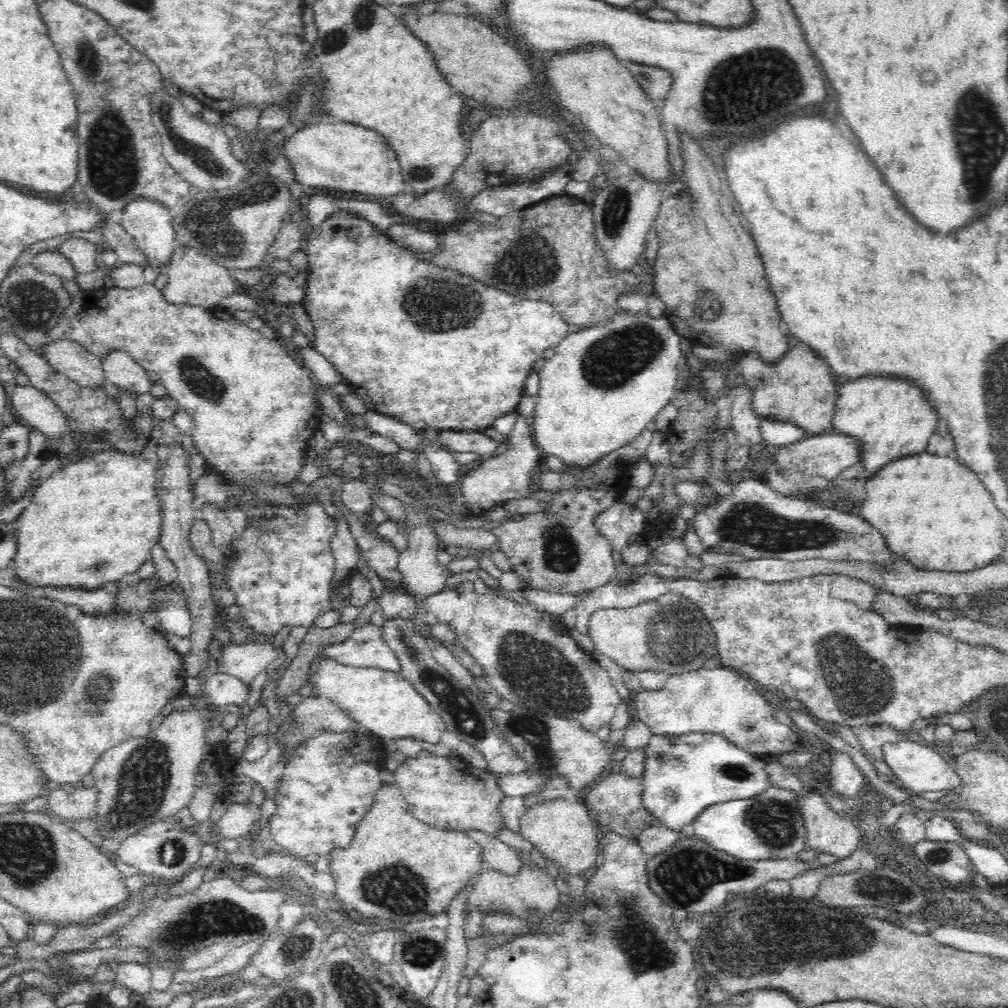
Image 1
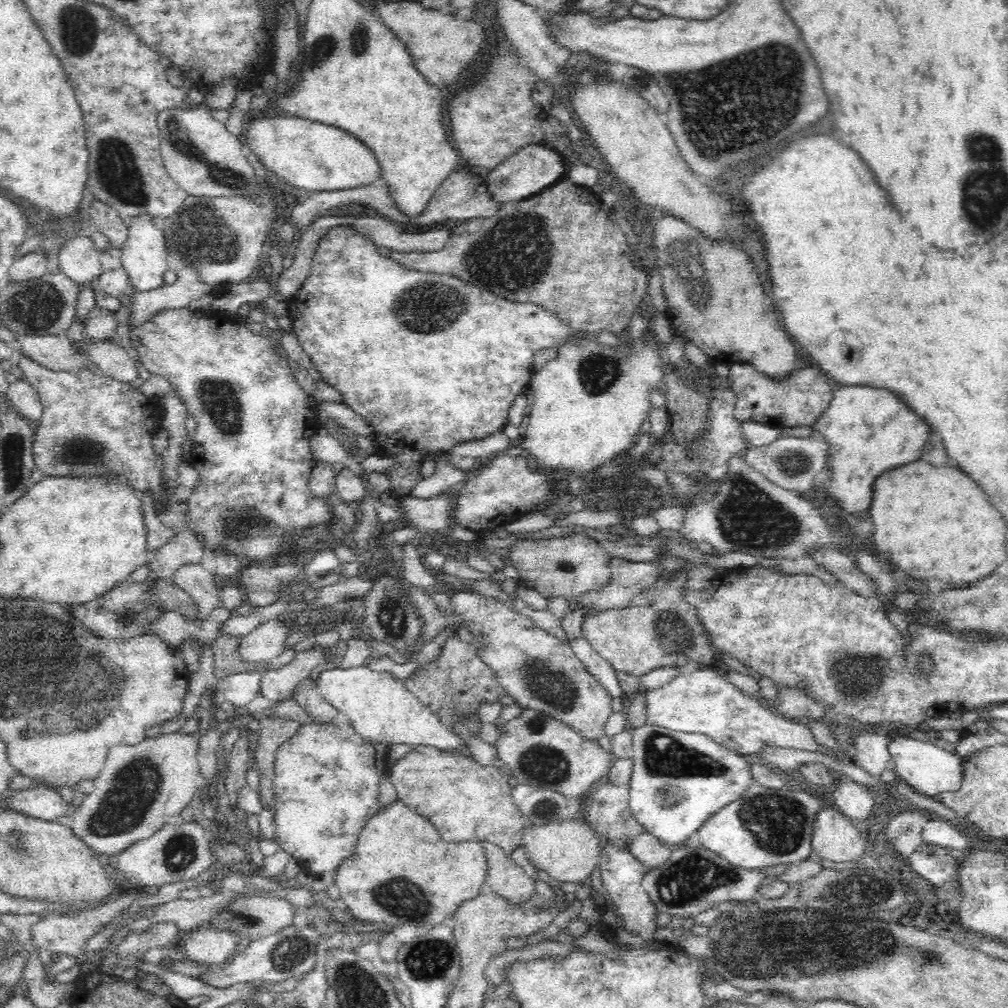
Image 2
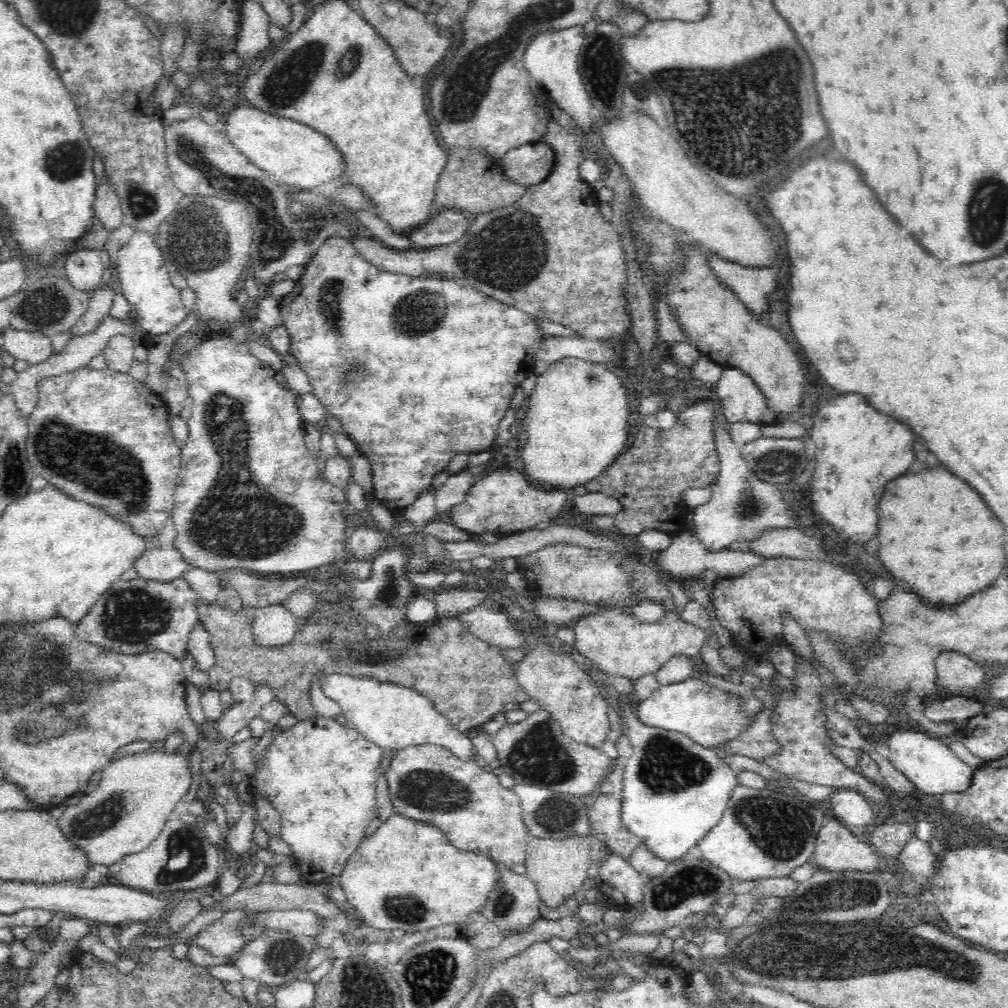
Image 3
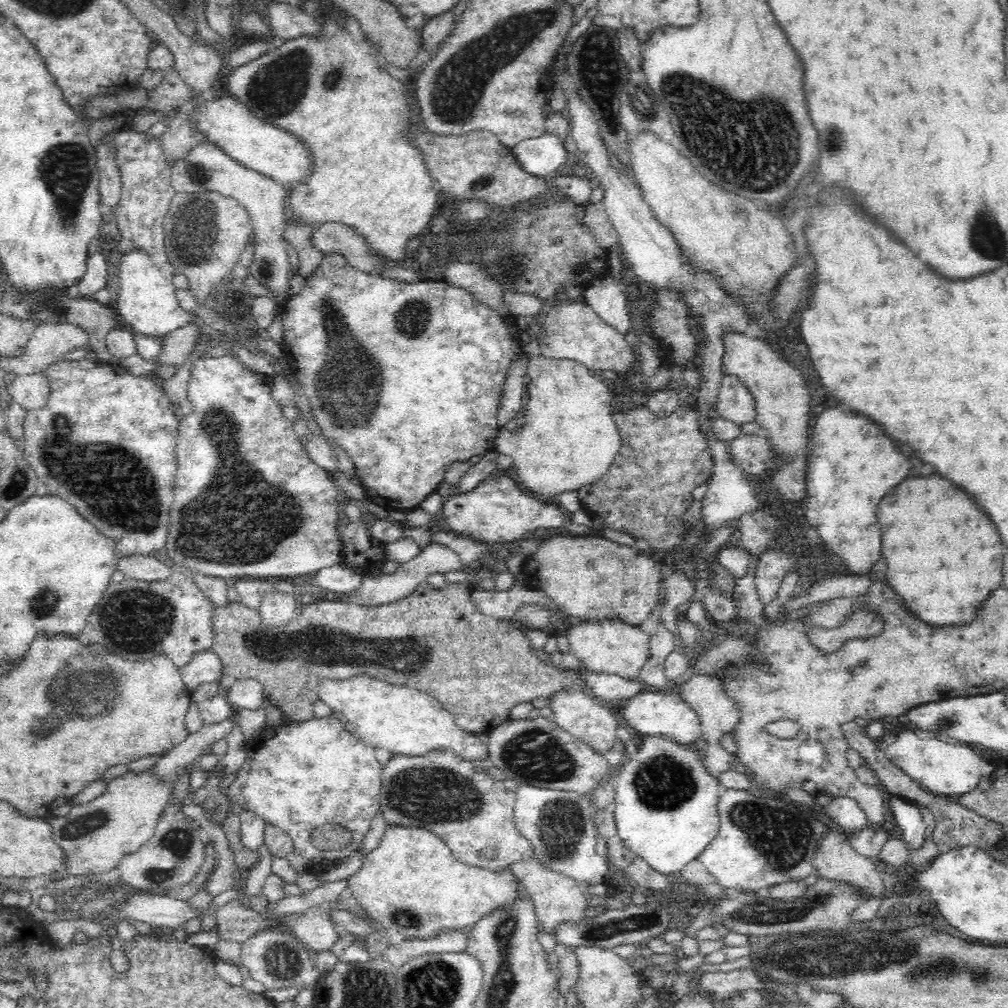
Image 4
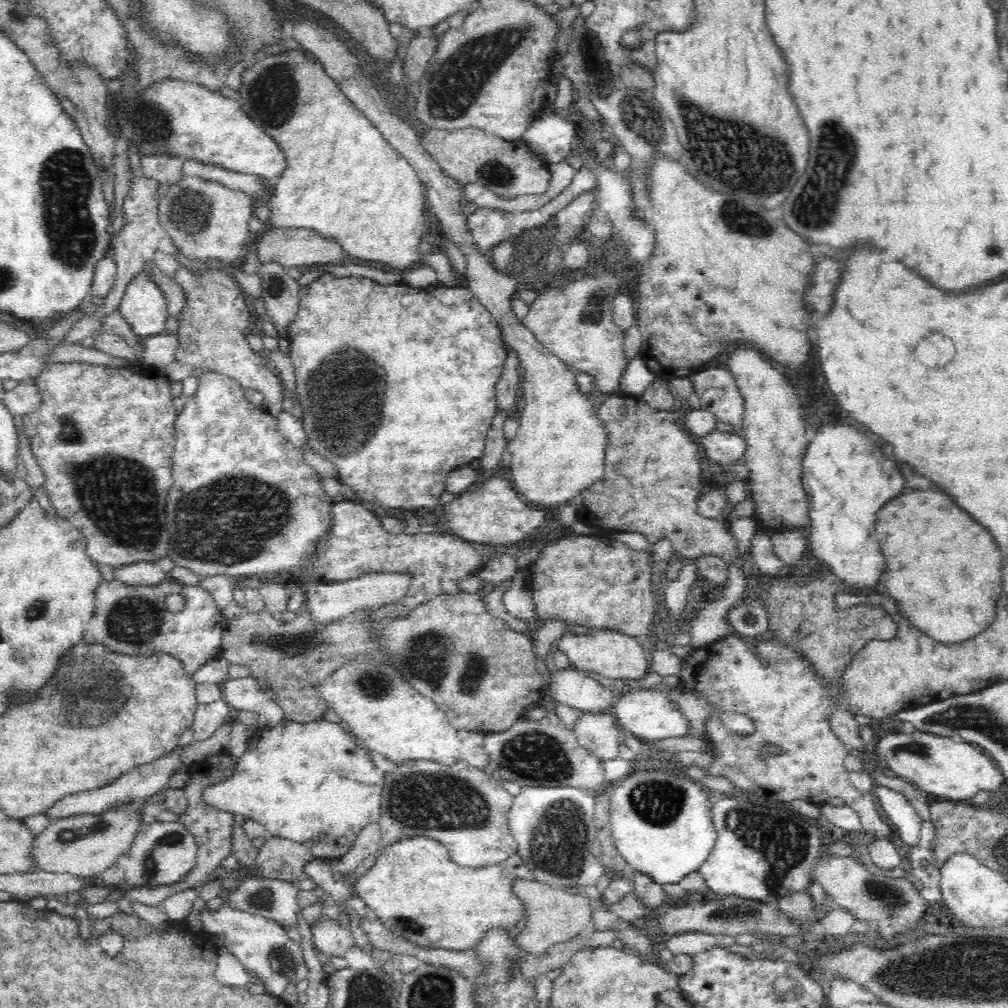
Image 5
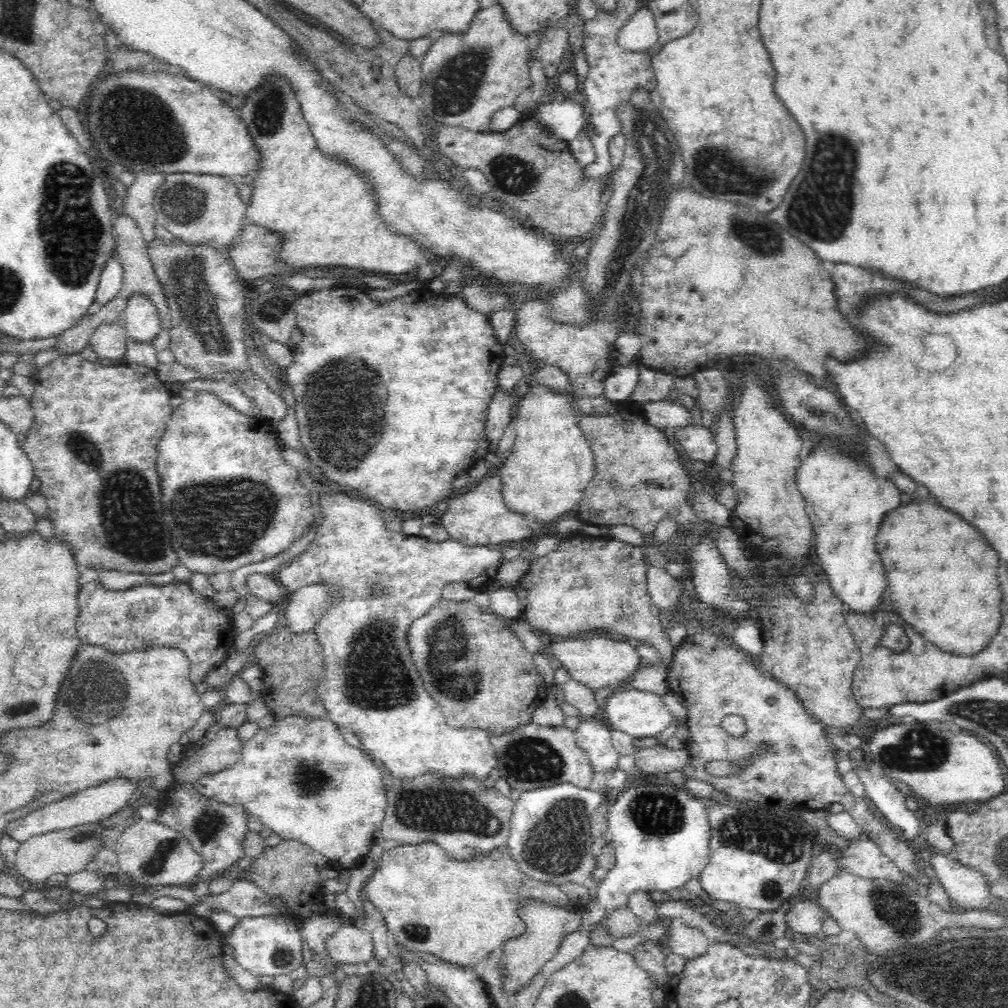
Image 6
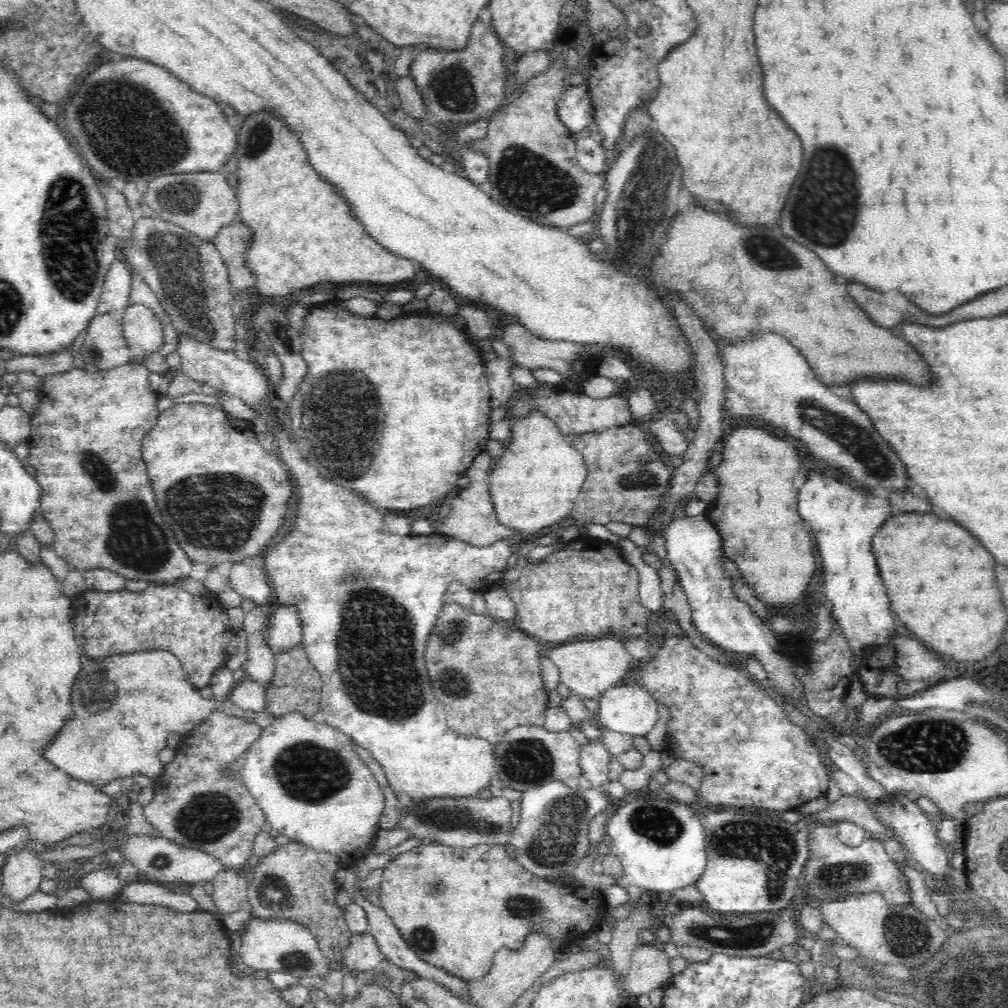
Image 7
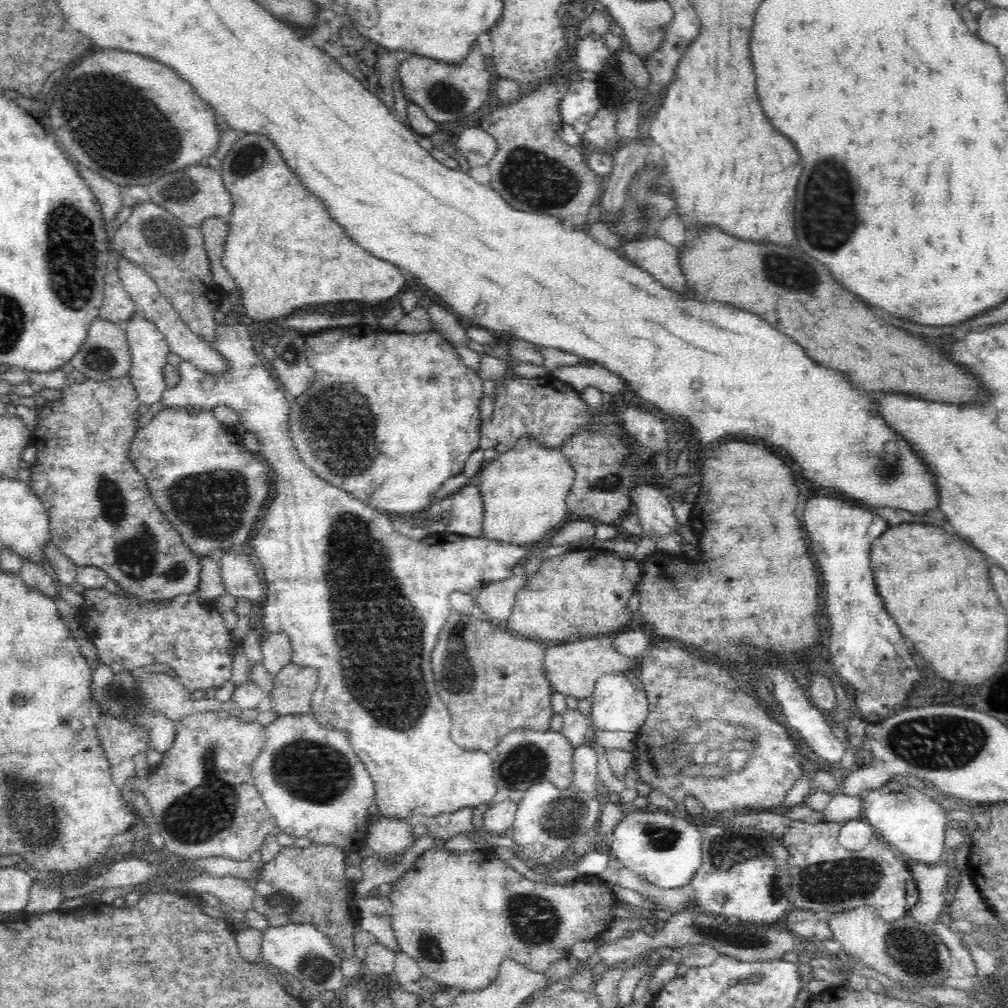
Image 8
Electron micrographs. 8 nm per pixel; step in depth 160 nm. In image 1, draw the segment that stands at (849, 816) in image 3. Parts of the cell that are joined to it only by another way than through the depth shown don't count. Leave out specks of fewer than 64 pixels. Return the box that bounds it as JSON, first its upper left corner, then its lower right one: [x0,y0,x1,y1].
[830,751,866,798]

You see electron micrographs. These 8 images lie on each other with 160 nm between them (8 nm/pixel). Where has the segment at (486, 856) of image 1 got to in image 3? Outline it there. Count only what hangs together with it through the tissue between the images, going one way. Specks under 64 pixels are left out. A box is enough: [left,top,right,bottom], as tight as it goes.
[483,864,541,937]

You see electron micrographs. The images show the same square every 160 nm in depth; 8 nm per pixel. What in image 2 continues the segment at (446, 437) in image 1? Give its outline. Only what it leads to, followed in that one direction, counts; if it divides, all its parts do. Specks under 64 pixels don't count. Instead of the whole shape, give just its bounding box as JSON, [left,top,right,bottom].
[449,431,510,462]

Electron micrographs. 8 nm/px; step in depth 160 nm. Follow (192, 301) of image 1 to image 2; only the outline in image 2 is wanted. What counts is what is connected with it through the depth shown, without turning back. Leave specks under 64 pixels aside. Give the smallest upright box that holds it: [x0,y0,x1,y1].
[129,267,225,327]

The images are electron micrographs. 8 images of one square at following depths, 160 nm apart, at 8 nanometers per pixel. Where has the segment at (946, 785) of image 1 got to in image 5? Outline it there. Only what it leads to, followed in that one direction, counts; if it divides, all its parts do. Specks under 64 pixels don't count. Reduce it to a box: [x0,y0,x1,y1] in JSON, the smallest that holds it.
[872,734,1004,801]

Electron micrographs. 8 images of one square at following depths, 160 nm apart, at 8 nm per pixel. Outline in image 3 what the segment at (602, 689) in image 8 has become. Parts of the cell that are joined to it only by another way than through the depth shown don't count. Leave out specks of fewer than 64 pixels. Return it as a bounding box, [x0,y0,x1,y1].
[634,677,754,749]

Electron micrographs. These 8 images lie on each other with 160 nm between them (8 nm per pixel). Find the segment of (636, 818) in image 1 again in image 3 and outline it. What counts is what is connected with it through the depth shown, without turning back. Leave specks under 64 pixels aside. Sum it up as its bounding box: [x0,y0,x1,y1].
[587,793,642,859]

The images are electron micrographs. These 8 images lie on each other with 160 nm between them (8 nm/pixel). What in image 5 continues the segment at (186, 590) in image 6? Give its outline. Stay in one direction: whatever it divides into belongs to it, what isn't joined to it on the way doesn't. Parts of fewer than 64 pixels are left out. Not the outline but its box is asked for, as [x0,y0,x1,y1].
[83,577,226,677]

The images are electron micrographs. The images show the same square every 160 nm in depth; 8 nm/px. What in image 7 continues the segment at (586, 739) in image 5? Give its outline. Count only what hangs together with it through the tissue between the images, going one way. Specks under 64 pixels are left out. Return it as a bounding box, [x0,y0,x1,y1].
[580,739,610,789]

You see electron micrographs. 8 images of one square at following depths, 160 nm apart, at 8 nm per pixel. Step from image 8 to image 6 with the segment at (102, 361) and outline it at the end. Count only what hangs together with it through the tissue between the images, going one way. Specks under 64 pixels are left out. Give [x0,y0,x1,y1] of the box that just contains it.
[89,323,127,359]

